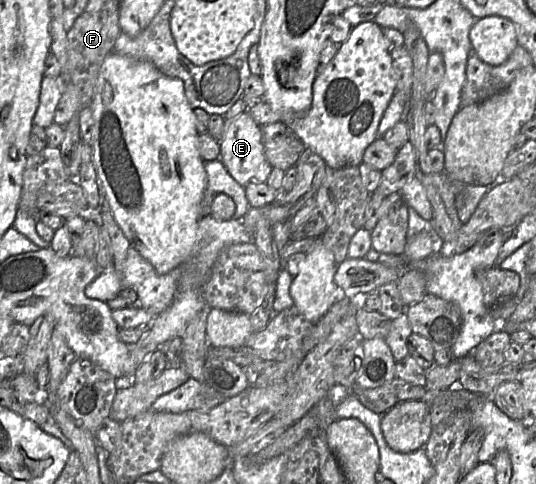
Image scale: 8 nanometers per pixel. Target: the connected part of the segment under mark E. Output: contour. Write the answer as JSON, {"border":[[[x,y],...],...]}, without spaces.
{"border":[[[248,110],[235,118],[225,119],[220,150],[220,159],[227,171],[241,186],[245,187],[252,182],[267,182],[273,167],[265,155],[262,127],[255,122]]]}

